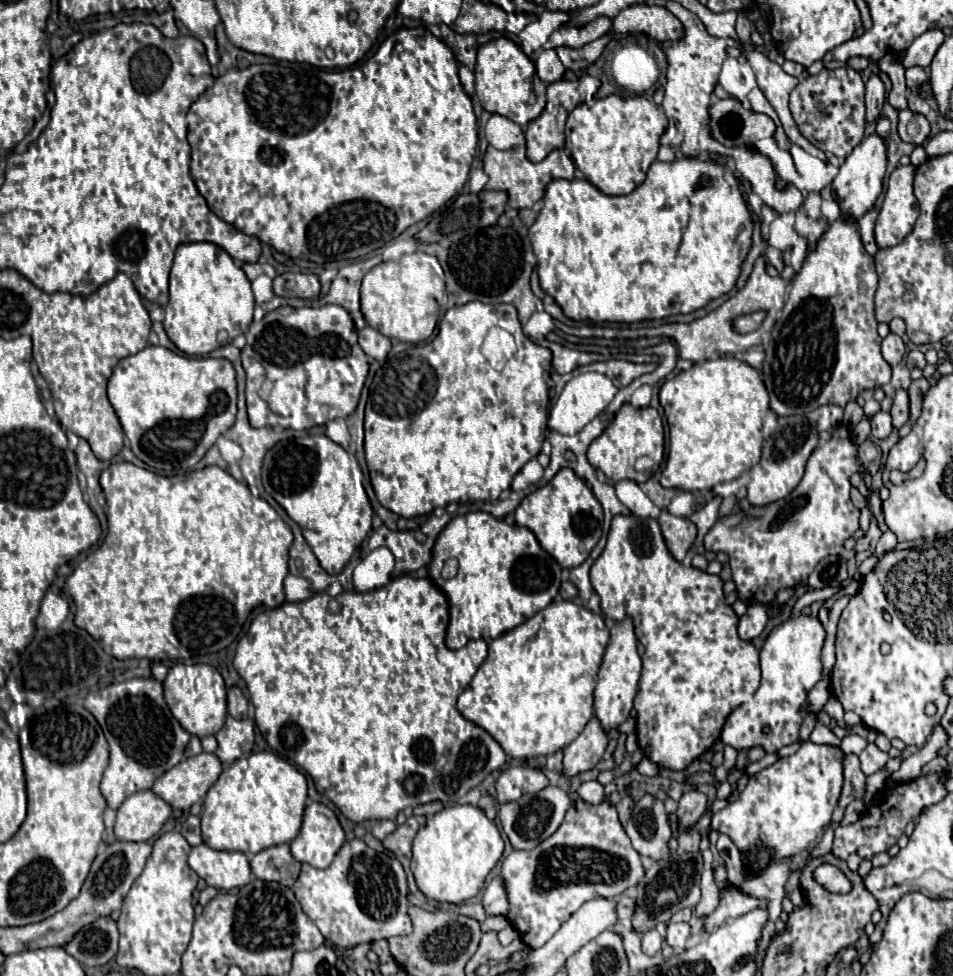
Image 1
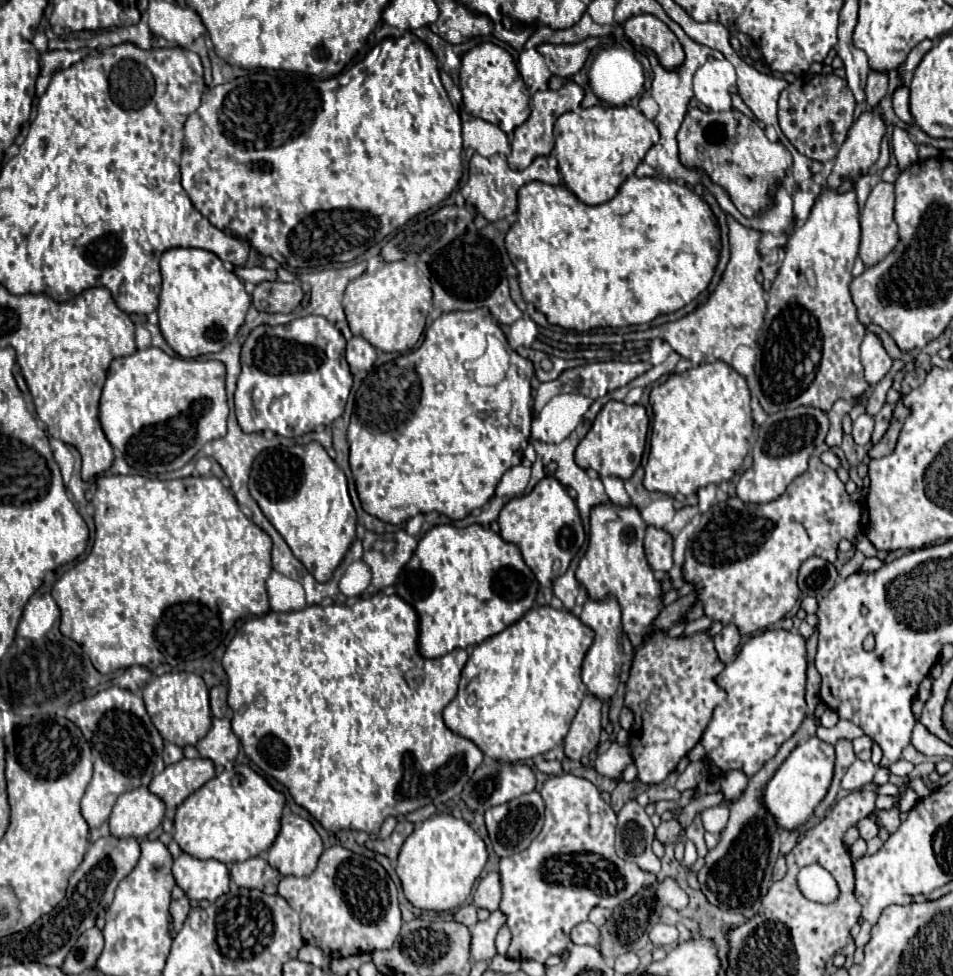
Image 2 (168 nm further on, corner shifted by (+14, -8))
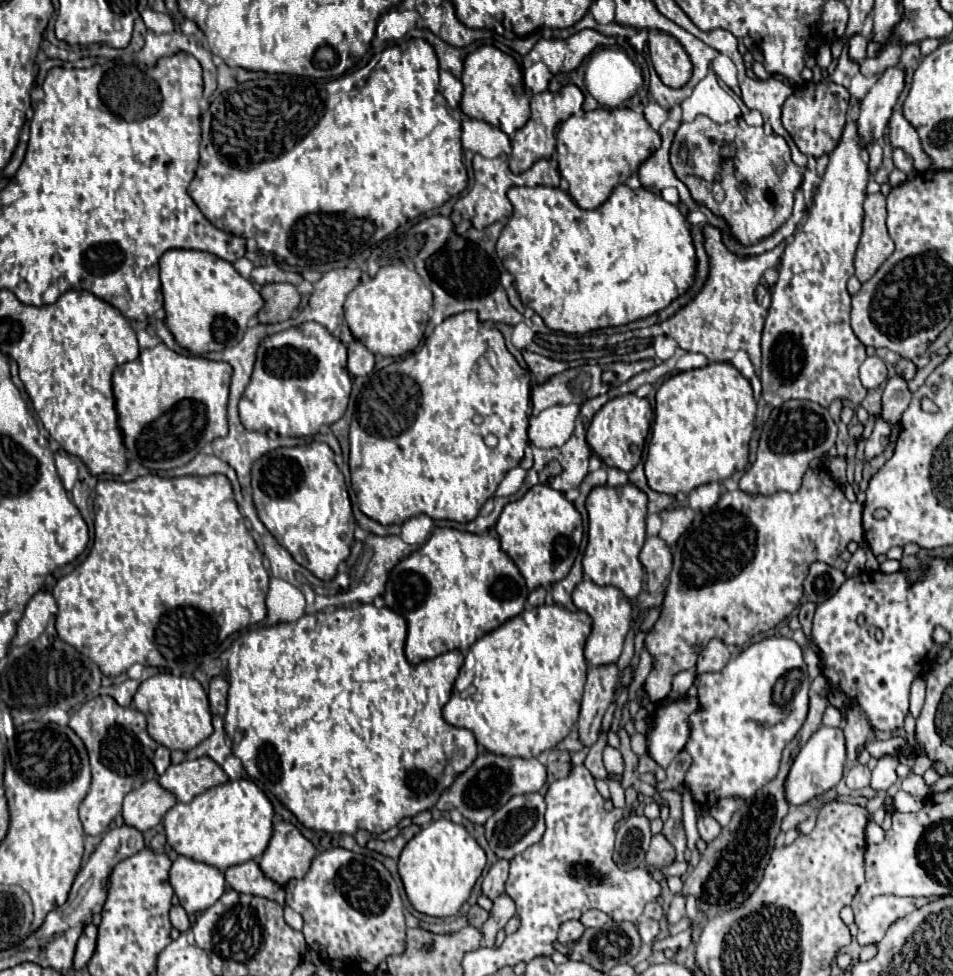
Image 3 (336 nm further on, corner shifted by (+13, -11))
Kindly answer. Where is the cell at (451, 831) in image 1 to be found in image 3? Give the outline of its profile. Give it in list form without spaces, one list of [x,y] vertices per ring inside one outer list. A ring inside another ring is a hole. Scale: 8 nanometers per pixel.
[[[447,818],[433,820],[413,836],[398,858],[405,892],[413,908],[427,916],[455,916],[459,908],[469,900],[469,894],[485,868],[483,848],[469,836],[469,832]]]

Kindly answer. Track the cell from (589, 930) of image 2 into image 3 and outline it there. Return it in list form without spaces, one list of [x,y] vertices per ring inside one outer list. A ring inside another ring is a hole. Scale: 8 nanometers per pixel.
[[[567,920],[567,922],[561,924],[557,940],[559,940],[561,944],[571,944],[571,942],[579,940],[583,932],[585,932],[585,926],[583,926],[579,920]]]

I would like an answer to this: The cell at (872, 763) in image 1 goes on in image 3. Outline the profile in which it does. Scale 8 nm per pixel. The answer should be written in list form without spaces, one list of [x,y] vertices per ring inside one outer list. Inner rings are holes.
[[[857,764],[849,770],[849,774],[845,776],[845,782],[851,790],[861,790],[865,786],[869,786],[869,780],[871,780],[871,770],[863,764]]]

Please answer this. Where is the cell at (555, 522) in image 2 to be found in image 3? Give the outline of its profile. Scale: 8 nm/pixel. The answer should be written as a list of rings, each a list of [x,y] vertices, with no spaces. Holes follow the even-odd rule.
[[[543,484],[529,488],[523,498],[509,502],[503,508],[495,528],[499,534],[501,550],[515,562],[529,590],[539,586],[547,588],[567,576],[583,538],[581,514],[561,492]]]

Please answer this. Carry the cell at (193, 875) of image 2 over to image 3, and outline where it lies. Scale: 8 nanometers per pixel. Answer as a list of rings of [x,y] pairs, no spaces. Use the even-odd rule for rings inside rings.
[[[185,856],[173,860],[169,882],[187,914],[207,910],[225,892],[221,870]]]

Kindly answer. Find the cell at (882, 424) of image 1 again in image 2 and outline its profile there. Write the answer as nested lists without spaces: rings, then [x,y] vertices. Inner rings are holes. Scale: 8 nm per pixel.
[[[860,415],[856,421],[854,421],[854,431],[852,431],[852,437],[858,445],[866,445],[870,443],[870,437],[872,437],[872,429],[874,429],[874,419],[870,415]]]

